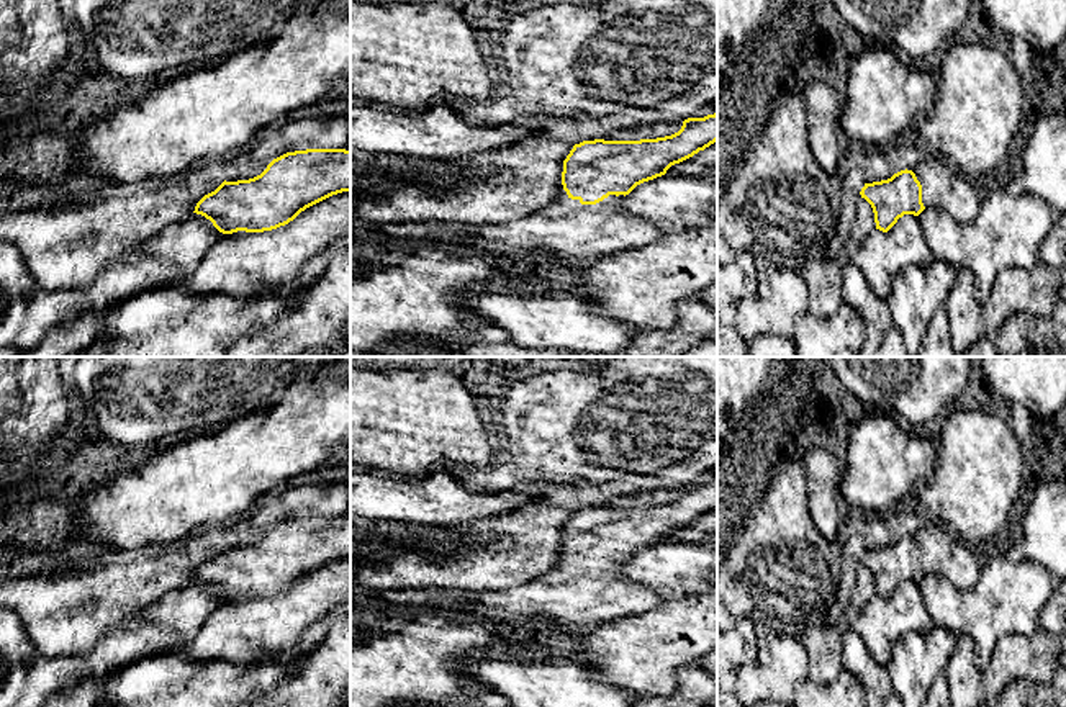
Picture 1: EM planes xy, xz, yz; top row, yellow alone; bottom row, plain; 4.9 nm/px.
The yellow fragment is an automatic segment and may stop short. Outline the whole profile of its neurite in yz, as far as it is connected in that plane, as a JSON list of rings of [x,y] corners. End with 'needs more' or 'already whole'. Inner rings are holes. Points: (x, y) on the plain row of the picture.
[[[930,520],[914,537],[865,550],[860,561],[871,571],[876,596],[883,599],[904,581],[919,583],[925,574],[943,576],[961,589],[971,589],[981,574],[981,561],[971,545],[950,527]]]; needs more

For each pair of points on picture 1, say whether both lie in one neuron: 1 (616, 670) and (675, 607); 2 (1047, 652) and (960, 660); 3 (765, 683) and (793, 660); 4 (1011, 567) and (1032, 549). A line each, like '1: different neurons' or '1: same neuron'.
1: same neuron
2: same neuron
3: same neuron
4: different neurons

